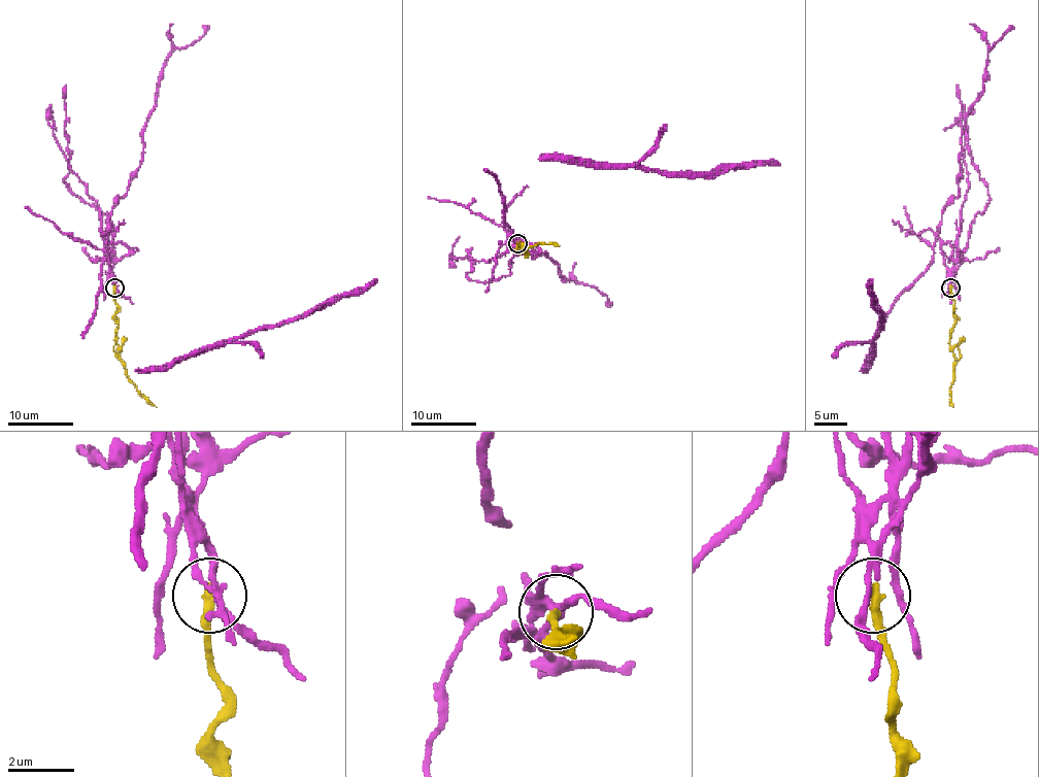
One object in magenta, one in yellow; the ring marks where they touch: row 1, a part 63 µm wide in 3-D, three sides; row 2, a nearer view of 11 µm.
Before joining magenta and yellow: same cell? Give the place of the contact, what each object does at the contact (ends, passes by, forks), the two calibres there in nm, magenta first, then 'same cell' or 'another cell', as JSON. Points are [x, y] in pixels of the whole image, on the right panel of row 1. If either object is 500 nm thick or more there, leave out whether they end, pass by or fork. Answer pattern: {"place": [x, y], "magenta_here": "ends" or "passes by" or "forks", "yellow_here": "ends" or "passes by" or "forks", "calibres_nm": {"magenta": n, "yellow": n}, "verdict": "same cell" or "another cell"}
{"place": [950, 288], "magenta_here": "passes by", "yellow_here": "ends", "calibres_nm": {"magenta": 190, "yellow": 320}, "verdict": "another cell"}

